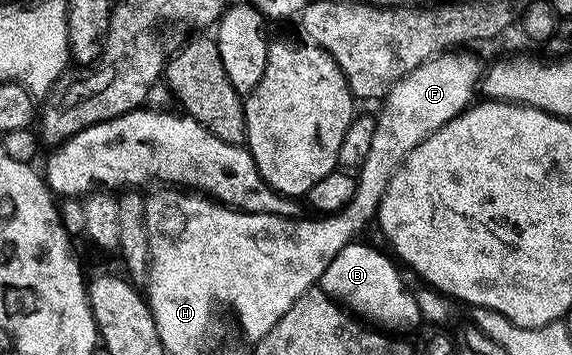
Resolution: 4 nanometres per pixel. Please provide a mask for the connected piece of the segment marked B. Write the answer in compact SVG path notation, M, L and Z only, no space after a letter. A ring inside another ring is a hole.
M352 242L345 245L341 254L337 254L333 262L329 262L321 281L324 294L330 296L344 309L350 310L356 317L364 316L365 319L380 324L375 326L383 330L411 328L415 323L419 324L421 319L415 293L410 287L407 289L402 274L395 269L396 261L390 255L387 257L385 253L378 252L375 248L359 243Z

